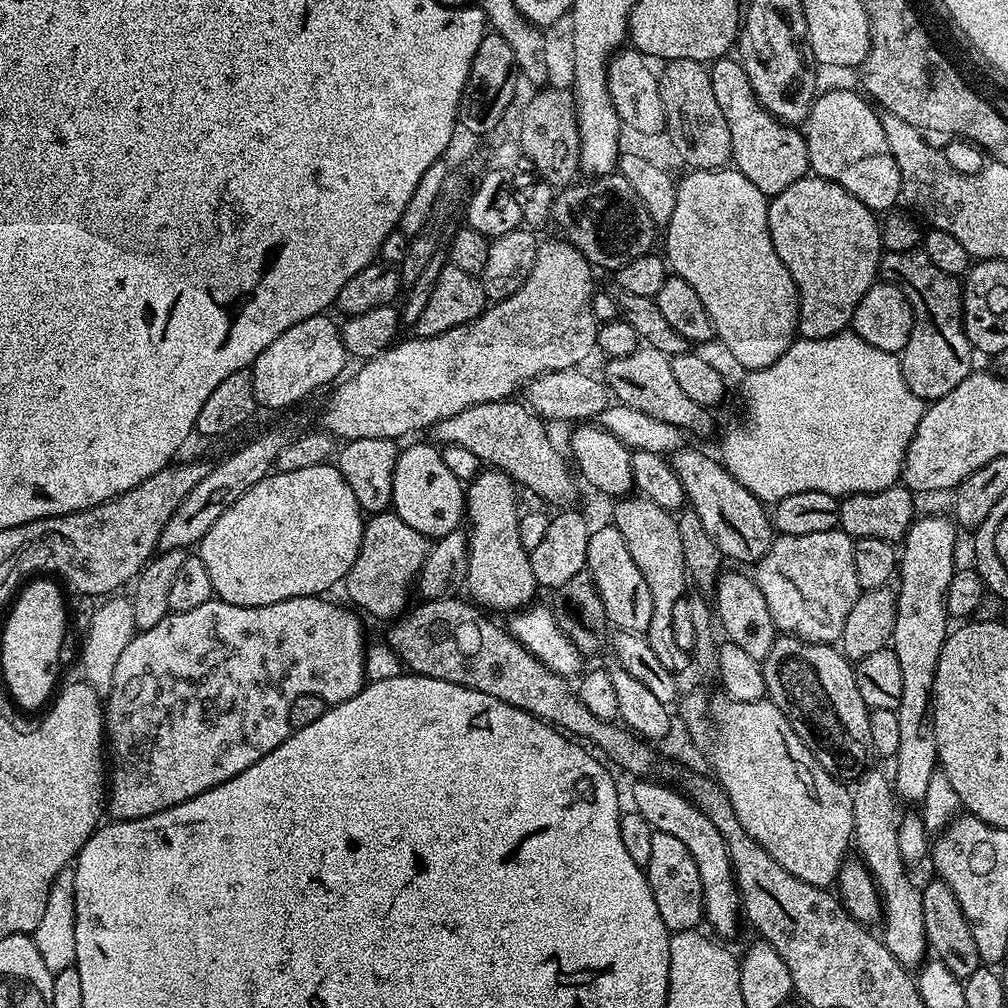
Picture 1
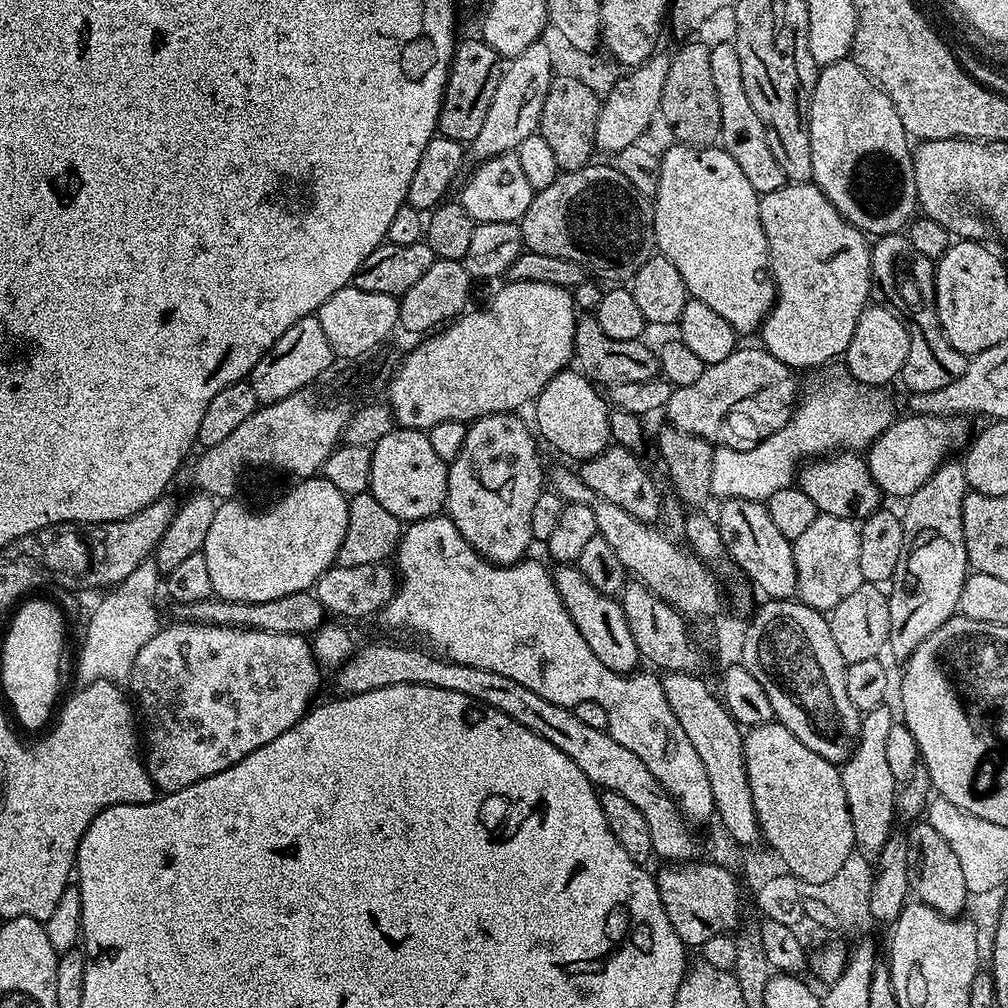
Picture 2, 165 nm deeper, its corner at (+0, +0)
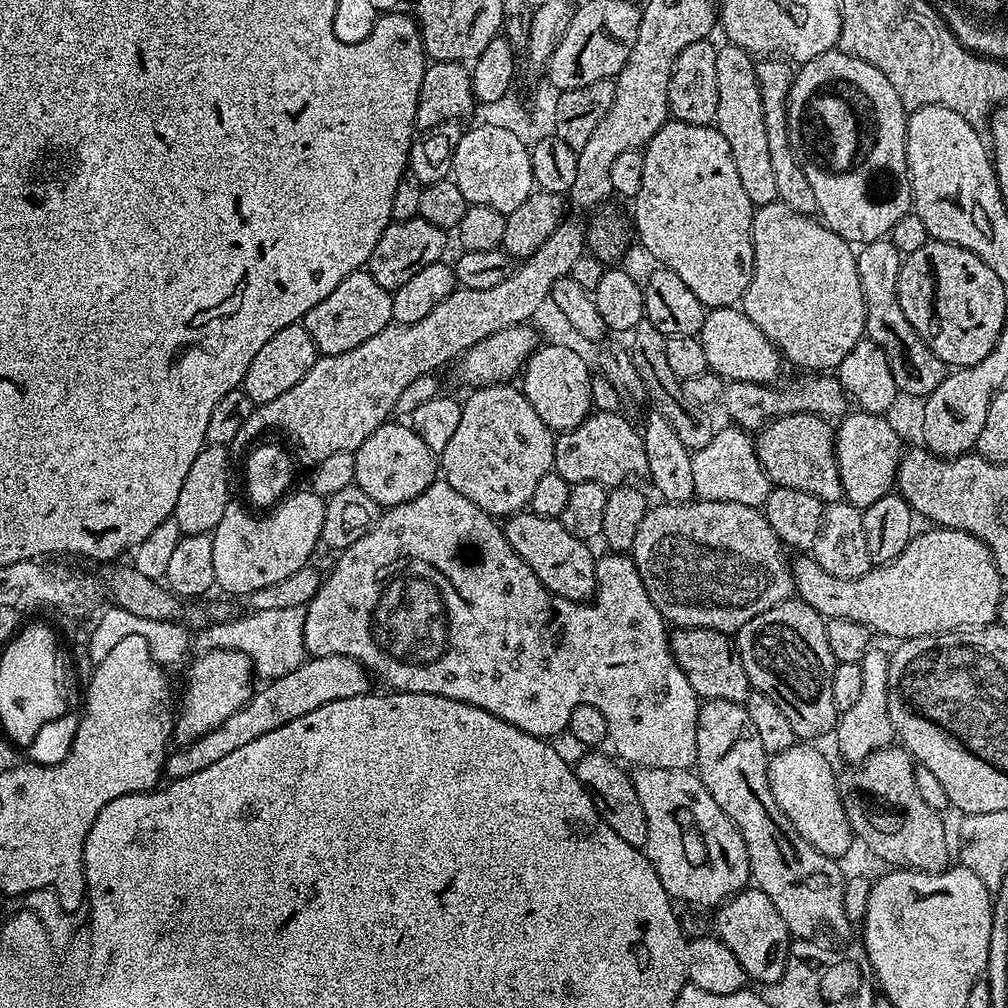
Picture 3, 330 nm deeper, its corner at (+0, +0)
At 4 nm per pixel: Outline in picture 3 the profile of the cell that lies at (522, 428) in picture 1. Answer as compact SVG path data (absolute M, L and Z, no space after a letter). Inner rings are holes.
M693 499L686 504L670 504L649 507L647 514L634 534L630 555L650 602L658 606L665 621L677 629L709 628L735 634L750 618L762 614L767 608L793 599L796 590L794 568L784 561L786 549L778 534L770 530L760 508L742 506L737 500Z

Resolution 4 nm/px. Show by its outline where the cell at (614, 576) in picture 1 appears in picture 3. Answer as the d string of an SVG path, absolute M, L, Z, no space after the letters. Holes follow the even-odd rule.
M685 628L673 631L670 643L672 657L686 674L690 686L694 686L701 701L725 700L735 704L744 704L747 701L750 685L746 666L742 666L740 652L729 633L709 628Z

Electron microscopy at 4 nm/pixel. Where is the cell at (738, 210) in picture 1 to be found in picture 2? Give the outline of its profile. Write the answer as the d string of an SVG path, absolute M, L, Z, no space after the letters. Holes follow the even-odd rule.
M677 142L660 156L658 190L652 205L654 234L656 235L656 247L659 255L666 257L670 262L674 262L674 270L678 270L678 274L682 274L682 282L688 287L689 297L706 302L706 306L710 306L710 310L722 314L722 318L726 318L726 322L730 322L730 326L738 334L744 334L744 332L755 333L760 325L764 323L764 319L768 317L773 304L776 302L776 286L772 283L768 262L768 243L766 242L766 234L762 230L762 218L760 217L760 197L761 193L756 192L754 186L750 186L750 181L747 180L746 174L742 174L738 162L734 162L734 158L730 158L730 154L726 154L723 147L695 148L689 144Z

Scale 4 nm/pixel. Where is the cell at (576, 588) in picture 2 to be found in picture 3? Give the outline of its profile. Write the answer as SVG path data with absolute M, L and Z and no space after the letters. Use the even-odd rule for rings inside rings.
M525 510L507 517L502 527L506 542L510 542L518 558L522 558L522 562L526 562L526 566L538 574L546 590L577 602L587 601L595 593L597 557L592 556L588 549L591 547L585 541L574 538L574 534L570 534L570 530L566 530L559 519L542 518L531 510Z

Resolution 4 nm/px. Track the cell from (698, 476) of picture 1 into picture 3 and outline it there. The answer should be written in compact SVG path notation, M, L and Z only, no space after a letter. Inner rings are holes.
M932 526L929 529L929 532L917 531L898 558L873 566L857 580L834 578L834 574L826 574L826 570L822 570L811 555L797 555L797 560L794 560L795 595L828 620L853 620L865 624L873 633L893 636L896 642L919 636L939 636L942 632L967 630L993 623L1000 611L1002 581L992 551L984 545L983 540L957 528Z

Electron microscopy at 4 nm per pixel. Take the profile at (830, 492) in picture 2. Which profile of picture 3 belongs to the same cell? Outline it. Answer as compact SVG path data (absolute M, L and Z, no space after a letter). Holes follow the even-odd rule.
M817 412L777 416L755 433L756 457L773 485L790 490L806 490L825 505L843 497L842 478L836 461L836 434L833 425Z

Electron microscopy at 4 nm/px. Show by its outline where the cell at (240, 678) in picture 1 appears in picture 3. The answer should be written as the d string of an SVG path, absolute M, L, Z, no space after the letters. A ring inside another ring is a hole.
M210 648L199 653L201 656L189 663L188 681L184 693L178 696L178 711L174 716L172 735L177 745L192 744L198 738L210 734L226 718L230 718L253 694L254 669L250 658L233 648Z

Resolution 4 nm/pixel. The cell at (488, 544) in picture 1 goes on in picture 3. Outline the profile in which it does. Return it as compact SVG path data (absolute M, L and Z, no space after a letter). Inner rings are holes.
M506 383L471 389L460 406L462 422L458 422L446 450L438 453L442 479L493 518L507 518L525 511L538 481L553 471L556 463L552 429L538 418L523 391L512 387Z

